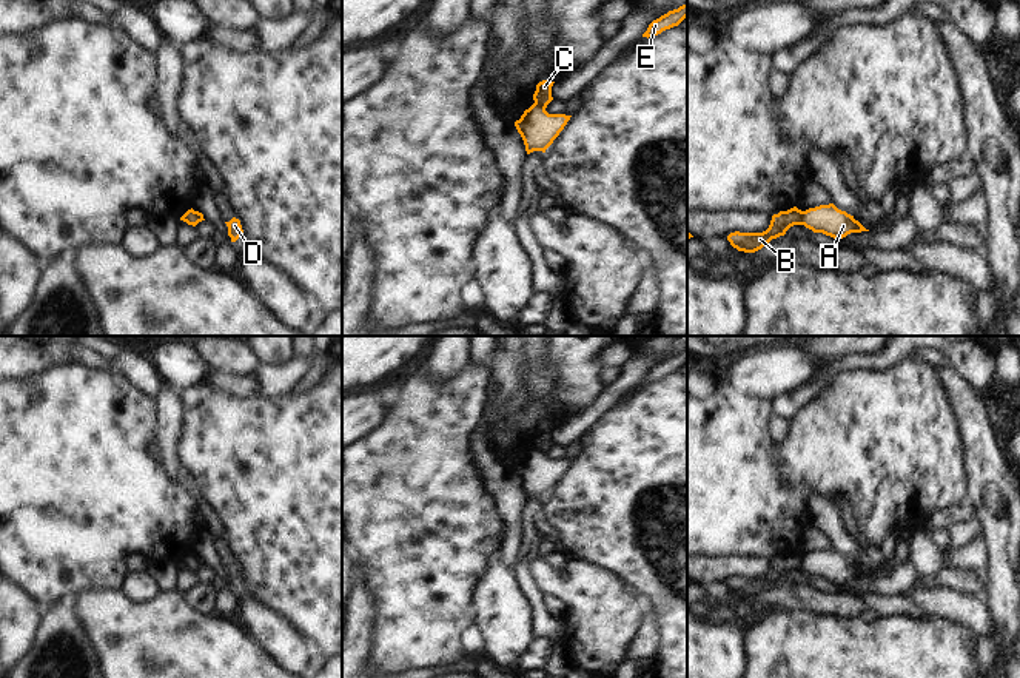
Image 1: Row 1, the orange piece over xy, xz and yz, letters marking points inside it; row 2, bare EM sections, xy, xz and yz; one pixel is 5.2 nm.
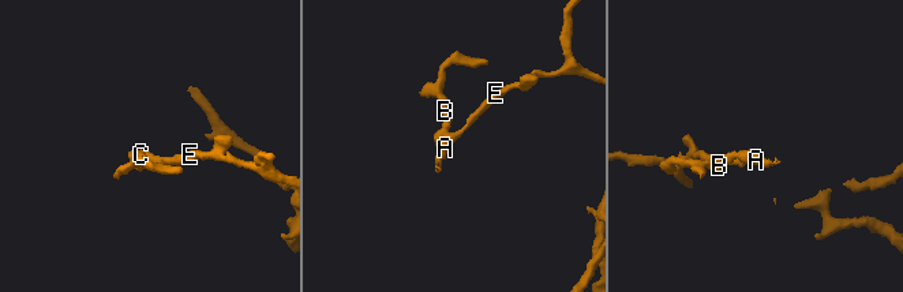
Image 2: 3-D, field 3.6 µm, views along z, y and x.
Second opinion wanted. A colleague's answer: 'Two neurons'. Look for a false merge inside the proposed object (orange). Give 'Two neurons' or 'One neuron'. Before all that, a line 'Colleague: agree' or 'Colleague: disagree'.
Colleague: agree
Two neurons

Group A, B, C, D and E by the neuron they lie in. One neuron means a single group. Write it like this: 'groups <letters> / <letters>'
groups A D E / B C

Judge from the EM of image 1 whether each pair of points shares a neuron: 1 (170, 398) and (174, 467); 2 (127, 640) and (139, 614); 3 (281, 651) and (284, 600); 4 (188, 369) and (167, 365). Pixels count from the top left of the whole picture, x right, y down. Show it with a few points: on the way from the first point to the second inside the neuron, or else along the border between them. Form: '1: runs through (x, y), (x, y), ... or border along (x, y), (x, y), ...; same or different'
1: runs through (170, 415), (170, 450); same
2: runs through (133, 634), (139, 627), (139, 620); same
3: border along (251, 597), (256, 597), (285, 618), (308, 641); different
4: runs through (184, 369), (171, 365); same

